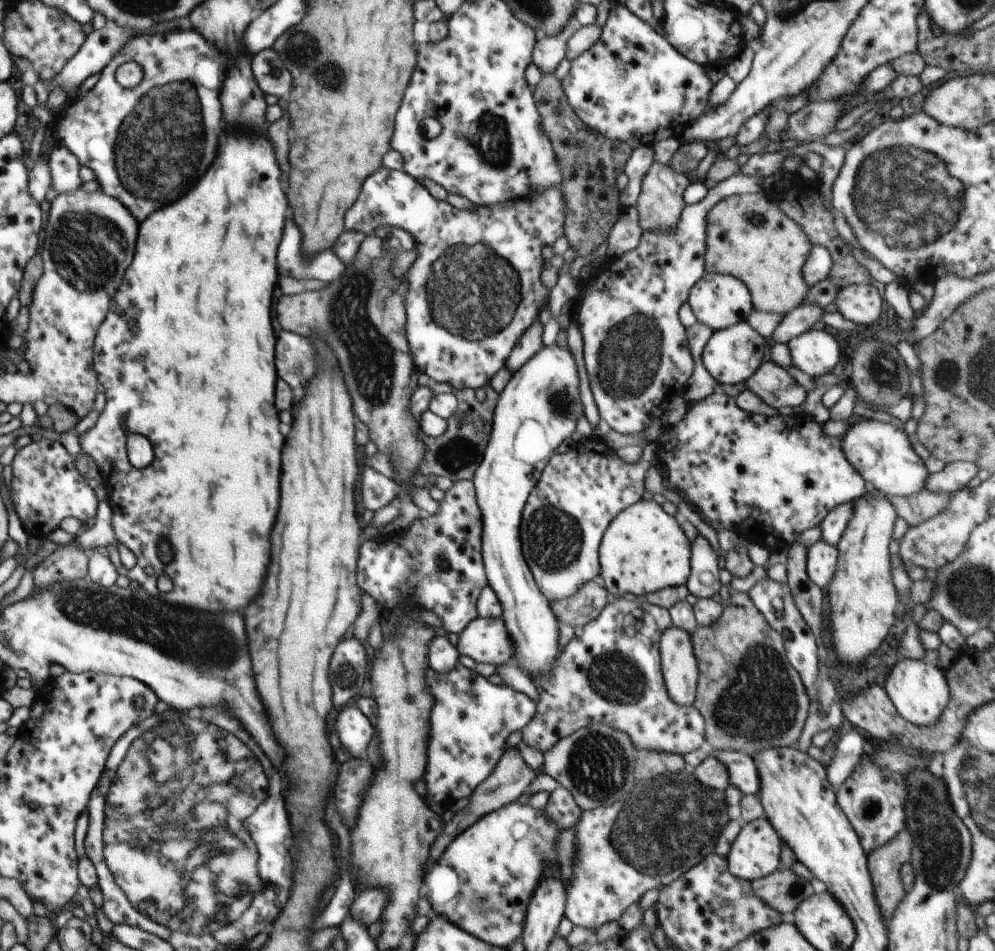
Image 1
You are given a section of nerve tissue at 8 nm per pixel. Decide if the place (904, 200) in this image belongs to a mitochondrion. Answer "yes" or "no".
yes

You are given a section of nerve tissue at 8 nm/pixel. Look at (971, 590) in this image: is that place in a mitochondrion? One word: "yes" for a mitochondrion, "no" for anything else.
yes

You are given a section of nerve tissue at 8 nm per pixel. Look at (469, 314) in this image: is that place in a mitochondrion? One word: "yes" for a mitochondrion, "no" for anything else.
yes

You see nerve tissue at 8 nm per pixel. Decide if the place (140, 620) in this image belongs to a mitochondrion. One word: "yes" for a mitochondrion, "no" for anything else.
yes

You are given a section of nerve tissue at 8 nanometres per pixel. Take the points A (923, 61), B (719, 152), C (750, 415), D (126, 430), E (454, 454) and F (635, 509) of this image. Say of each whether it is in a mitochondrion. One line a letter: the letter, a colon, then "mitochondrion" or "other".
A: other
B: other
C: other
D: other
E: mitochondrion
F: other

